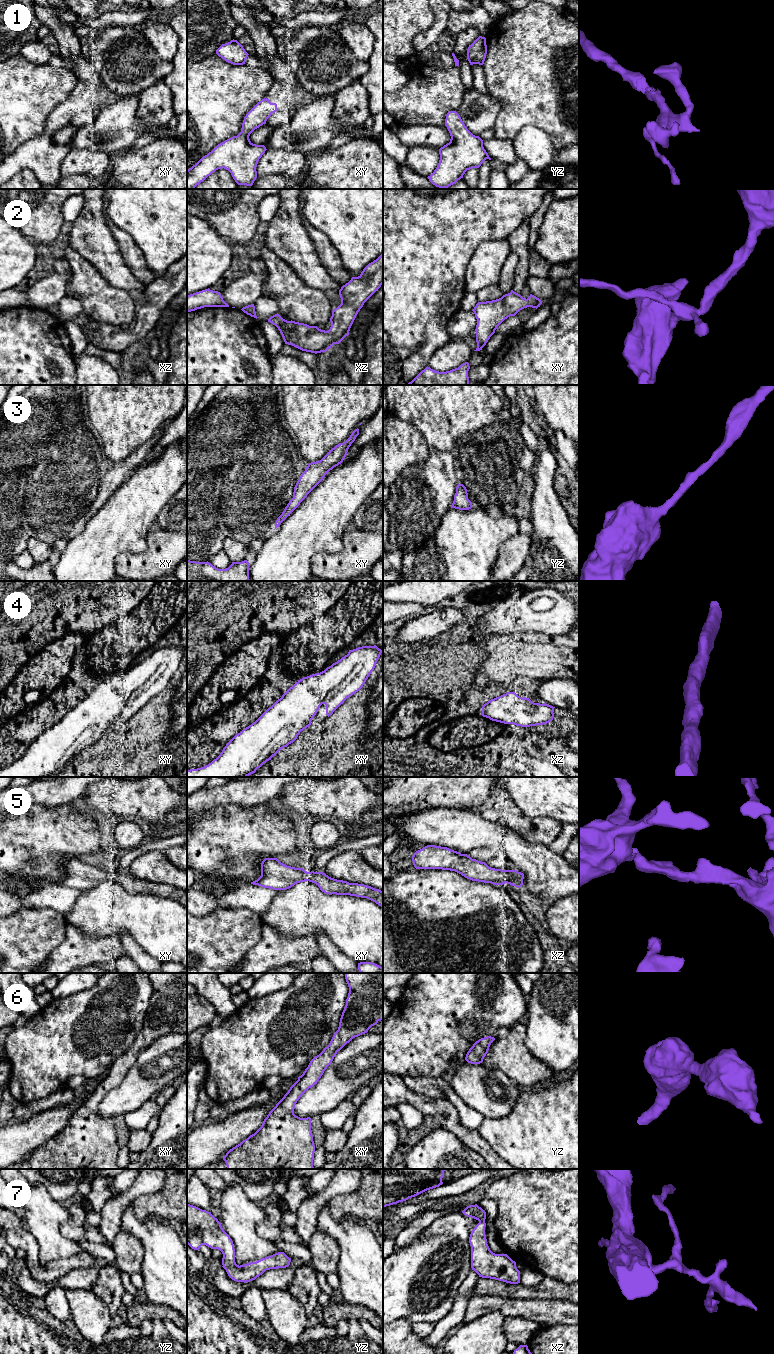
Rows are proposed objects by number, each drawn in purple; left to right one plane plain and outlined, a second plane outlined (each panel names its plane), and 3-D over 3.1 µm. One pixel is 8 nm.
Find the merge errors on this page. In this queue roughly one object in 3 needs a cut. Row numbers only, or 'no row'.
no row

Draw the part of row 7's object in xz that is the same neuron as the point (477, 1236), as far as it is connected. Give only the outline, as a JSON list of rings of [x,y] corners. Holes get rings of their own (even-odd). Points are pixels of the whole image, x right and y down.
[[[475,1204],[467,1206],[462,1213],[479,1221],[469,1237],[472,1270],[482,1278],[495,1279],[510,1284],[520,1283],[520,1271],[516,1267],[516,1262],[507,1254],[493,1253],[487,1244],[486,1212]]]

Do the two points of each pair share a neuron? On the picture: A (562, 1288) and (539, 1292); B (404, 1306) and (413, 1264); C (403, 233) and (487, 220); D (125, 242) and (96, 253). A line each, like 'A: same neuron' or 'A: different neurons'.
A: same neuron
B: same neuron
C: same neuron
D: different neurons

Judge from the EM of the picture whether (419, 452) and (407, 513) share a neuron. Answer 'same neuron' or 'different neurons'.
different neurons

